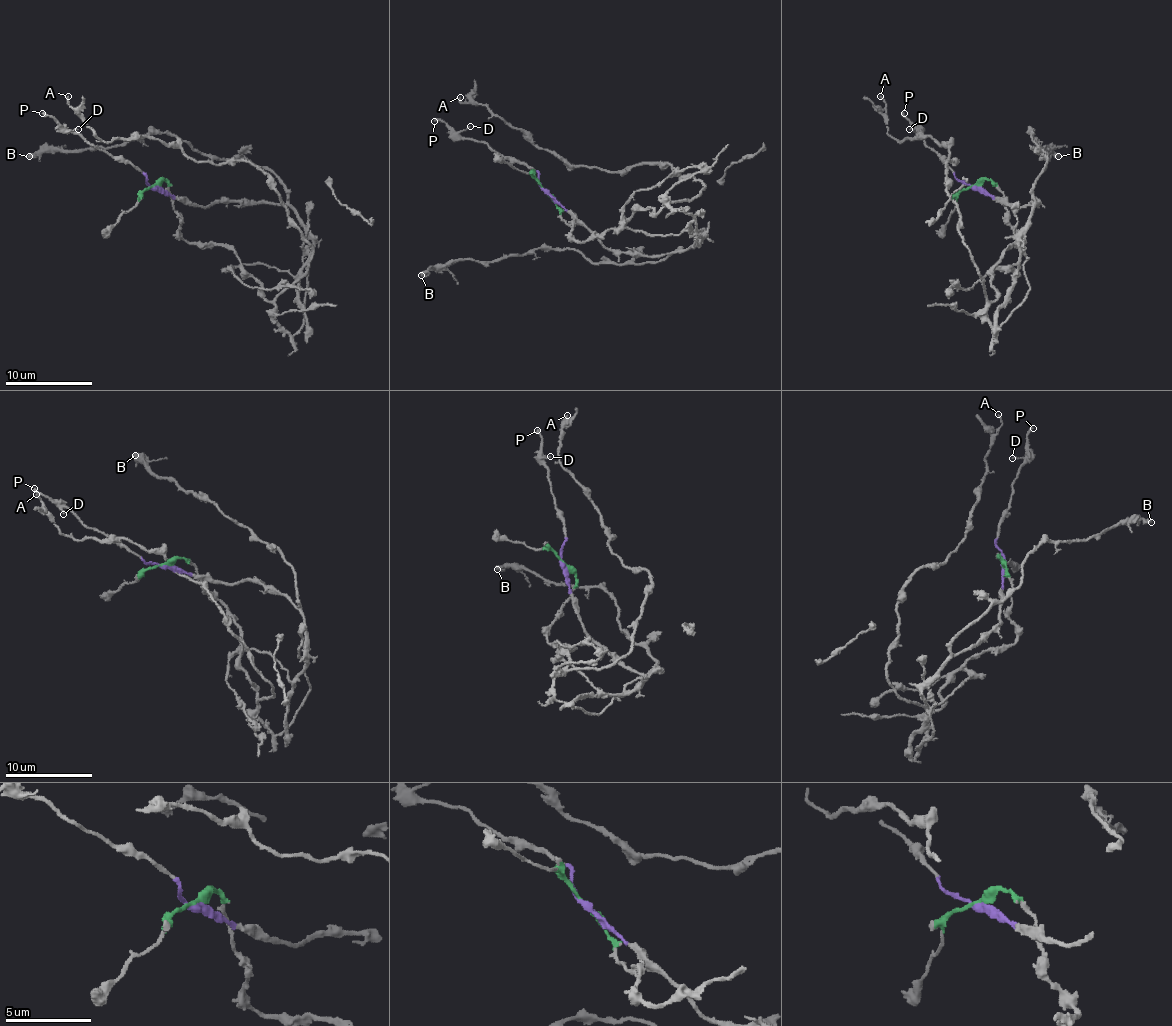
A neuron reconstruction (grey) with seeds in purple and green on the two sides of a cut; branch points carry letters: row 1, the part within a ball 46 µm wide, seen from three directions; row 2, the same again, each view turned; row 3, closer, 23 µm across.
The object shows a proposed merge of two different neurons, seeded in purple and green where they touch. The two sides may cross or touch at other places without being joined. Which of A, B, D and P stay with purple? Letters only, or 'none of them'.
B, D, P

